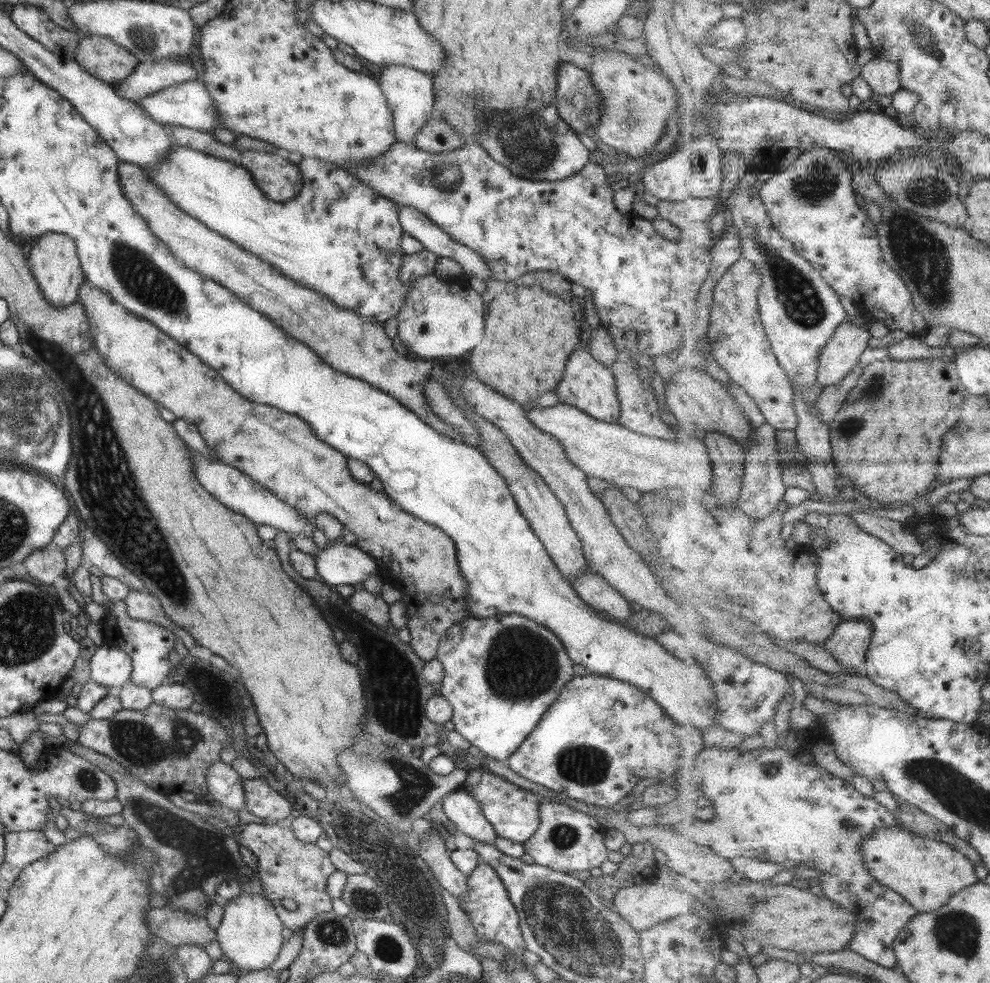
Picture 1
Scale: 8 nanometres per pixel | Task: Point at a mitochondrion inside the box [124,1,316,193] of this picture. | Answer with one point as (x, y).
(141, 36)

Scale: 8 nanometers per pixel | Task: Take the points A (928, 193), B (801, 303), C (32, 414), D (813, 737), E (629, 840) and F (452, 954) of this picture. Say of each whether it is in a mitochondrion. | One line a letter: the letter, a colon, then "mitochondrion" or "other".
A: mitochondrion
B: mitochondrion
C: mitochondrion
D: other
E: other
F: other

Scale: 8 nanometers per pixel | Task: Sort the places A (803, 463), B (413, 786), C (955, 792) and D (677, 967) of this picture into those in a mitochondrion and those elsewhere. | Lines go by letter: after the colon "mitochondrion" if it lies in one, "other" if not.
A: other
B: mitochondrion
C: mitochondrion
D: other

